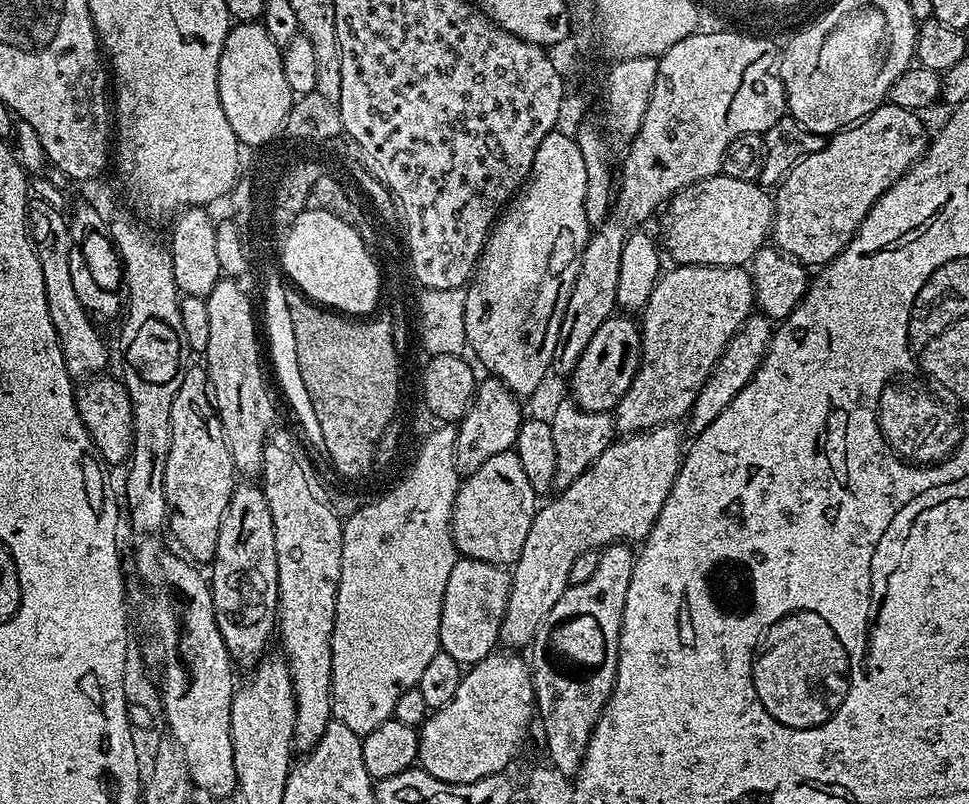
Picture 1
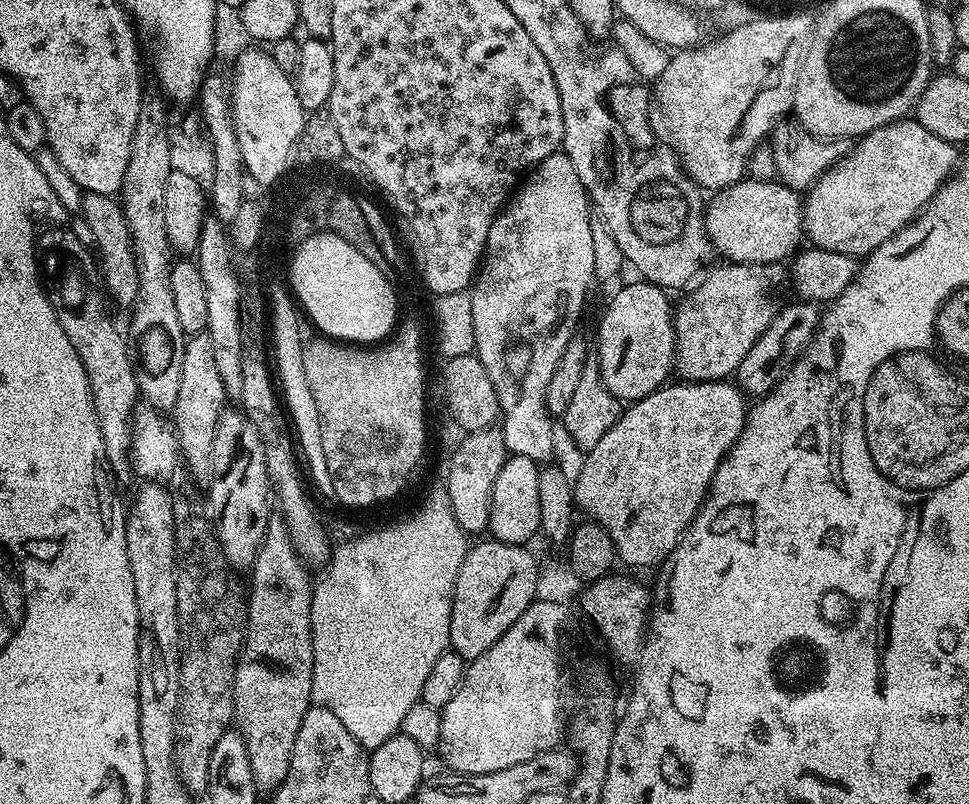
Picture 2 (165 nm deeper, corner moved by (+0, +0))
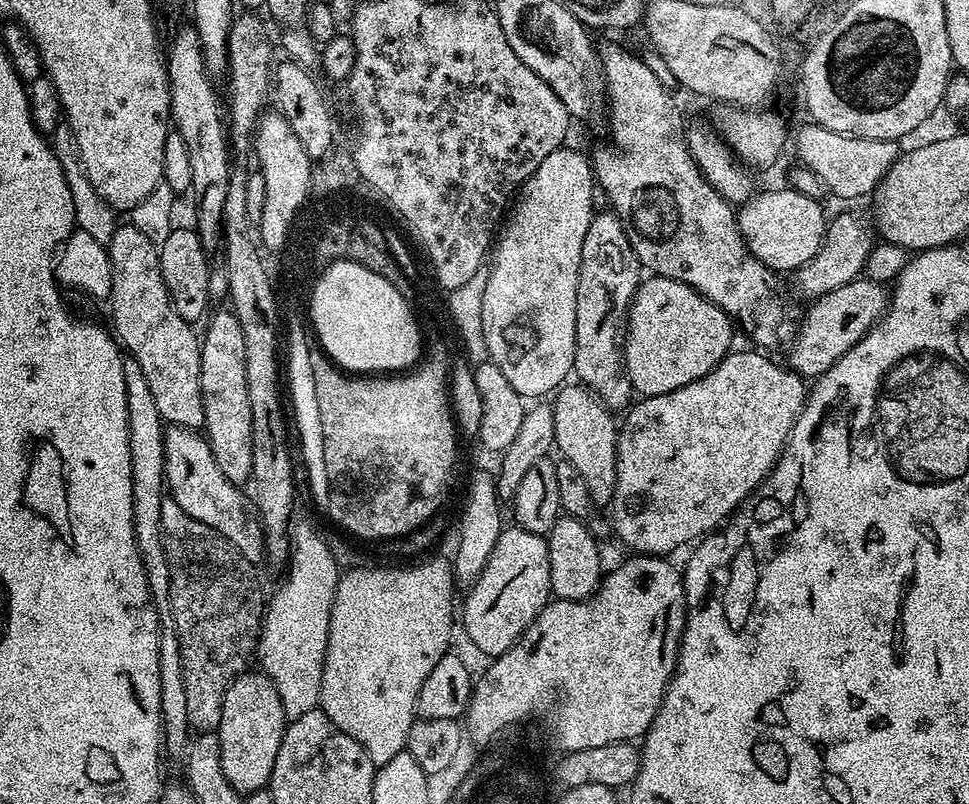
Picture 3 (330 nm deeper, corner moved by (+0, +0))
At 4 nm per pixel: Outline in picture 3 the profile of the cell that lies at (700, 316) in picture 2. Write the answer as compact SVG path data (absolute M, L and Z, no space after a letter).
M840 212L833 220L831 217L824 229L824 244L818 254L794 273L797 290L807 298L815 298L830 294L830 290L838 290L838 286L846 286L846 282L857 279L864 272L873 243L874 232L869 221L867 224L858 213Z

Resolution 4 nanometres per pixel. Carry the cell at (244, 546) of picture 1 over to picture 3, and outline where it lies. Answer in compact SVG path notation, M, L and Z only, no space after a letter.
M217 307L207 317L207 324L208 329L202 332L200 342L203 431L222 474L230 483L244 486L252 478L252 423L250 394L246 391L246 338L242 338L242 326L235 311L227 307Z

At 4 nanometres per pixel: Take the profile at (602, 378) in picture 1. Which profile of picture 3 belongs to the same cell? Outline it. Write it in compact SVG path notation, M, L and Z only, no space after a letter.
M649 275L640 289L632 295L632 304L626 317L626 331L622 336L624 369L632 383L633 393L641 397L670 394L714 370L722 358L733 351L732 328L734 321L714 302L698 294L689 286L674 278Z

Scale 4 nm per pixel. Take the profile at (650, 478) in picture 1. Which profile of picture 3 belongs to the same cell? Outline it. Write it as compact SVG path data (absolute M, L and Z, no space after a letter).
M733 350L710 370L702 378L674 390L670 394L658 394L657 396L646 396L637 399L635 403L627 409L628 417L622 420L622 427L619 429L620 441L616 447L616 489L614 498L610 505L610 528L616 536L631 551L636 554L646 556L667 557L668 552L675 548L680 548L683 544L691 545L701 538L717 531L731 517L732 513L744 503L744 499L751 496L759 488L762 481L772 473L772 467L776 464L776 459L783 454L784 448L788 444L788 436L792 433L792 427L796 424L796 419L800 416L800 411L804 409L806 399L806 380L800 373L792 371L783 363L775 364L771 360L771 355L760 350L752 352L739 352Z

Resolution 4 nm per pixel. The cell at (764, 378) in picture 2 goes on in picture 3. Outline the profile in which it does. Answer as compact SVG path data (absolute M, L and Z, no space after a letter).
M867 278L851 280L846 282L846 286L838 286L838 290L830 290L830 294L815 297L809 303L812 305L808 313L805 316L803 313L792 343L787 345L787 367L805 378L820 377L884 317L889 303L889 289Z

